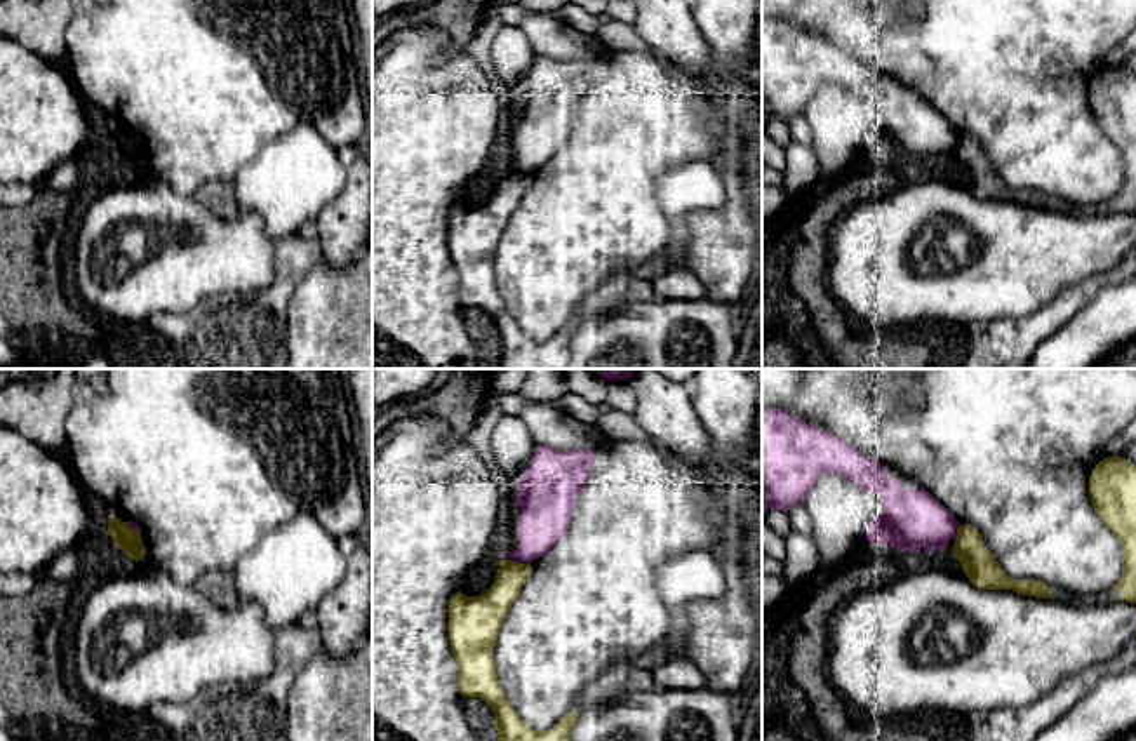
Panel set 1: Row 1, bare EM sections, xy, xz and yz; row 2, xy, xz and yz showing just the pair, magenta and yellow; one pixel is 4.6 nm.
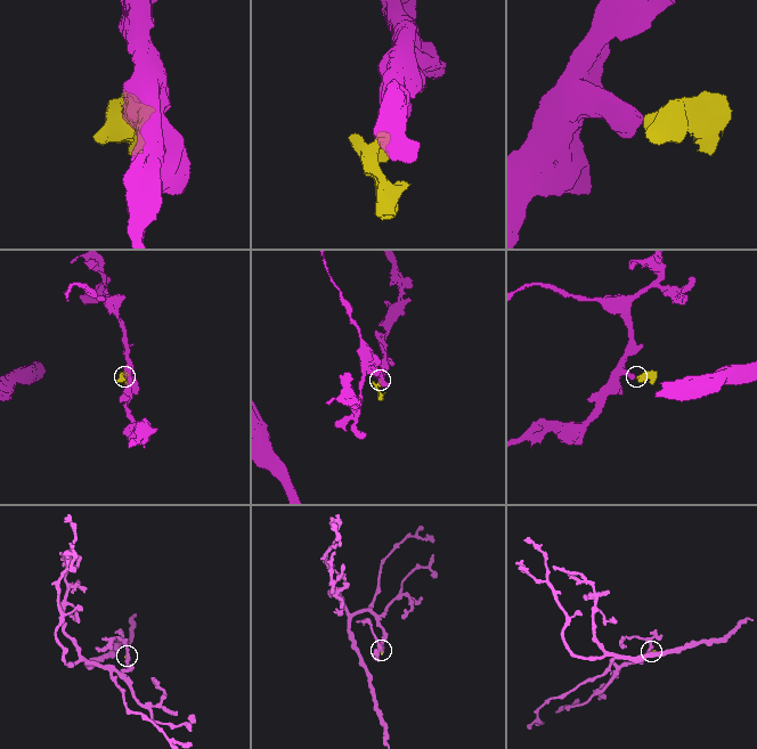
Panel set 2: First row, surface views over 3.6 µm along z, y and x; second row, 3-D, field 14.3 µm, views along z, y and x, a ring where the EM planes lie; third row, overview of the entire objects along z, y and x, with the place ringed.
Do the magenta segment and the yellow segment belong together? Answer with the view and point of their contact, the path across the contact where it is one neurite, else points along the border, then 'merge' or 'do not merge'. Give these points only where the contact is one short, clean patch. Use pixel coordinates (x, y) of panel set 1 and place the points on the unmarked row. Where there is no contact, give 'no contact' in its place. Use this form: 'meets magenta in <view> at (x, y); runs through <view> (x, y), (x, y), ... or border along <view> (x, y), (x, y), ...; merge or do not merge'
meets magenta in xz at (522, 173); border along xz (514, 171), (529, 174); do not merge

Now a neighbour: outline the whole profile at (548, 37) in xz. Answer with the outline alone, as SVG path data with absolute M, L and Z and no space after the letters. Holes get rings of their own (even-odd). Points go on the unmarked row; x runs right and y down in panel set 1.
M532 12L524 17L520 28L529 37L538 56L558 61L583 59L600 70L612 54L595 35L576 31L545 12Z

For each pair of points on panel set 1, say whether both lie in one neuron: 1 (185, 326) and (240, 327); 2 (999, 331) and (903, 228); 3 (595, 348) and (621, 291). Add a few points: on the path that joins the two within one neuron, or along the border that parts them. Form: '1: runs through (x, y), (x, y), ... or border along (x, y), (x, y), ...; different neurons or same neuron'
1: runs through (199, 327), (227, 327); same neuron
2: border along (1030, 313), (992, 319), (988, 322); different neurons
3: border along (653, 300), (630, 300), (578, 320); different neurons

